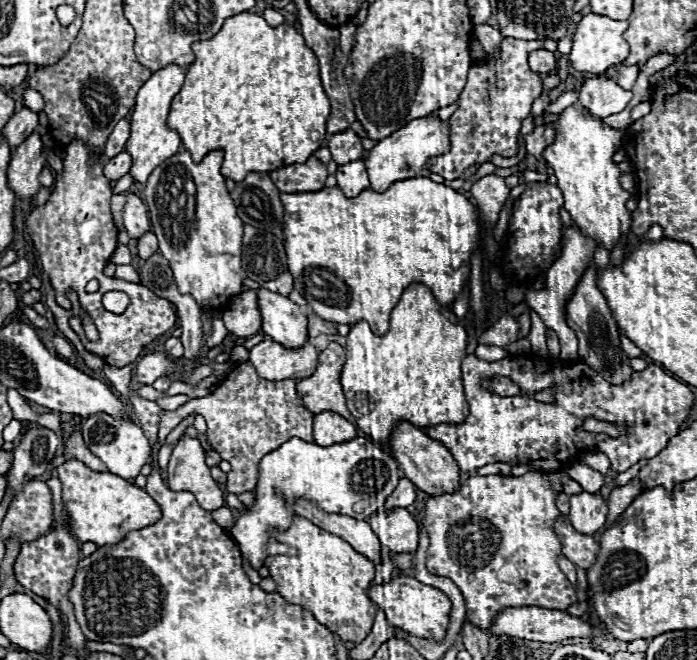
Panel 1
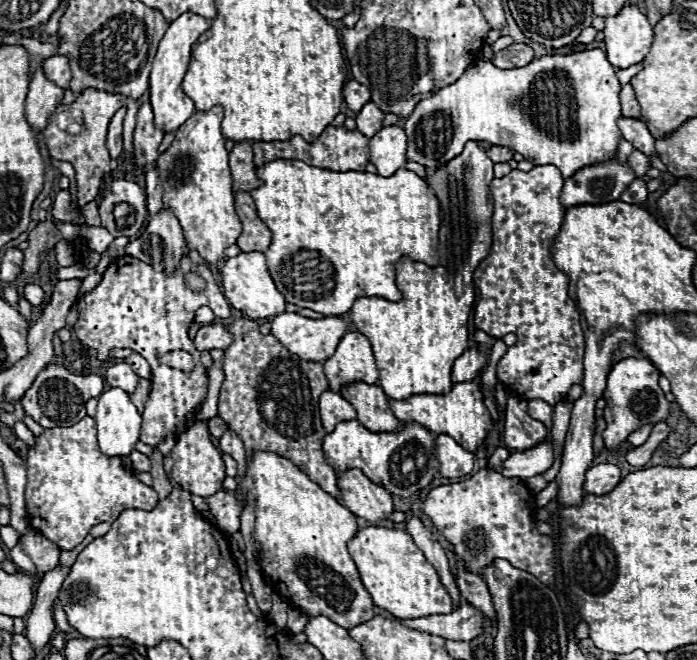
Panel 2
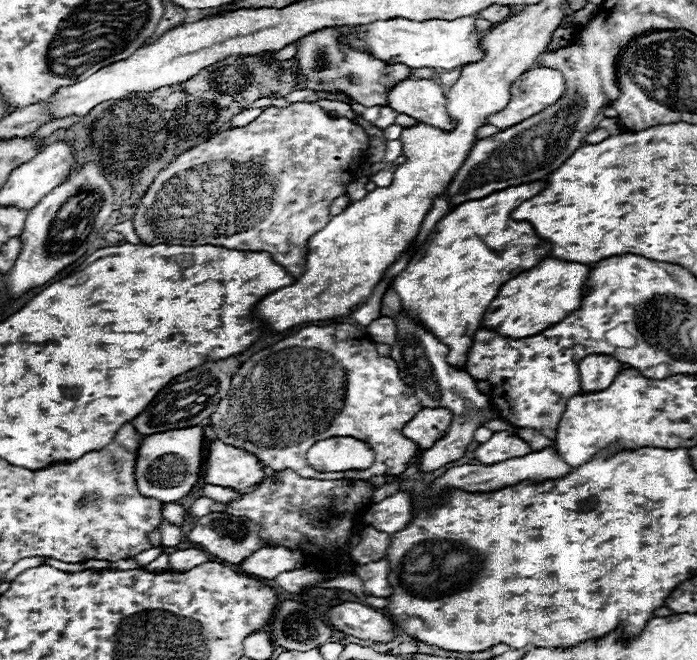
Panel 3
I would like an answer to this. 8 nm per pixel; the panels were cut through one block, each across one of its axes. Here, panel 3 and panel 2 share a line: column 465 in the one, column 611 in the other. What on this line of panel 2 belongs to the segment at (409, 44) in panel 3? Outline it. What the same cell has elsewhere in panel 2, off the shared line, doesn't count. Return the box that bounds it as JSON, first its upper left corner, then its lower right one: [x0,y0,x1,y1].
[602,6,654,68]

